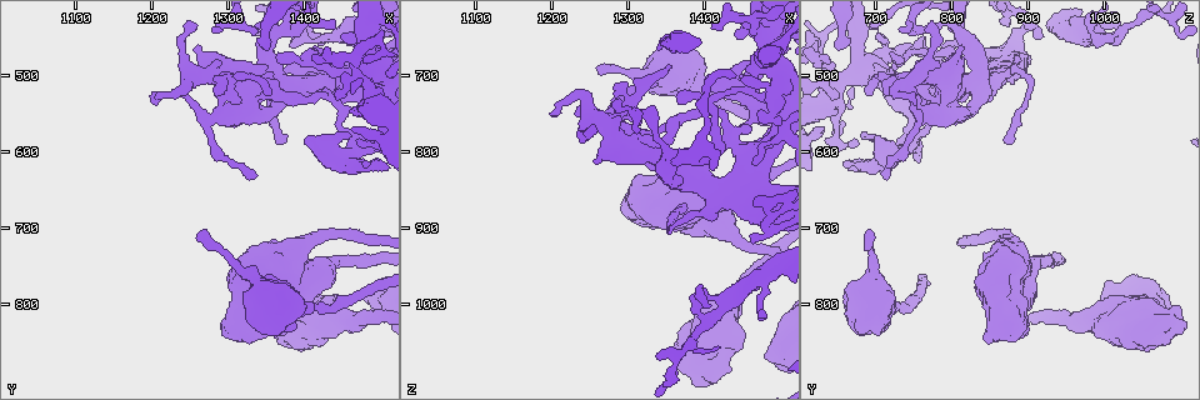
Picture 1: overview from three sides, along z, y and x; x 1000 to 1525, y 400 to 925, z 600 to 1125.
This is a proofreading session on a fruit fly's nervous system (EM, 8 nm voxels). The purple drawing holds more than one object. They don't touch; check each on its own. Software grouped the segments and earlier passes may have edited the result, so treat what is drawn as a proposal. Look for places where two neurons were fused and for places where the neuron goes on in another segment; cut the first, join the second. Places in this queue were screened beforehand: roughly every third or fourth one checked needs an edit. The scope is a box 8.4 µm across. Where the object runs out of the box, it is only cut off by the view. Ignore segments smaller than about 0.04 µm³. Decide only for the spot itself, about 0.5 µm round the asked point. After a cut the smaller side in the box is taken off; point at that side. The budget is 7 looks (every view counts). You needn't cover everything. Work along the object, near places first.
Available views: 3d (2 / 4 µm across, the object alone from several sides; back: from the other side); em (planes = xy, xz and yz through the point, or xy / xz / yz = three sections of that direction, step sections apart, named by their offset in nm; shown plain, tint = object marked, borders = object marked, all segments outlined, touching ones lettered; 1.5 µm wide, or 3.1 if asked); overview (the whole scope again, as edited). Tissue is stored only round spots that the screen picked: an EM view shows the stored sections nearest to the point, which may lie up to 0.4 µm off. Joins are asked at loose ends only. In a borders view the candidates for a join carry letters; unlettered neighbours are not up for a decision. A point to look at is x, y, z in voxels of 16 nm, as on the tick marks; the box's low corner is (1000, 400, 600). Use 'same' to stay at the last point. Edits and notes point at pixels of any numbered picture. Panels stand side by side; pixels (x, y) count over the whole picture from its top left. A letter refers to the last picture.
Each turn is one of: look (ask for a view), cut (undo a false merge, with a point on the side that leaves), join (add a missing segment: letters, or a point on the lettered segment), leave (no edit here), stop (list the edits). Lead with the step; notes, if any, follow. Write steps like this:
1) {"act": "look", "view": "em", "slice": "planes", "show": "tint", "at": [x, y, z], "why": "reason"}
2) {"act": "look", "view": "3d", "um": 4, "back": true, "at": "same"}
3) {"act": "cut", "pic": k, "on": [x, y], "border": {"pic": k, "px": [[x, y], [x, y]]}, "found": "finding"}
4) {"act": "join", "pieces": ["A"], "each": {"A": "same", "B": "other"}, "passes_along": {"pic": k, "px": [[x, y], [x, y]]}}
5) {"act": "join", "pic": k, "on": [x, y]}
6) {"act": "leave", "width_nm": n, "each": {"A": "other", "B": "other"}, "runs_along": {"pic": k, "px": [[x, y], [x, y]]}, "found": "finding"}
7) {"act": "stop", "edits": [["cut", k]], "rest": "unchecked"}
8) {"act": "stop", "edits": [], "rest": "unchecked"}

{"act": "look", "view": "3d", "um": 2, "at": [1365, 475, 720]}

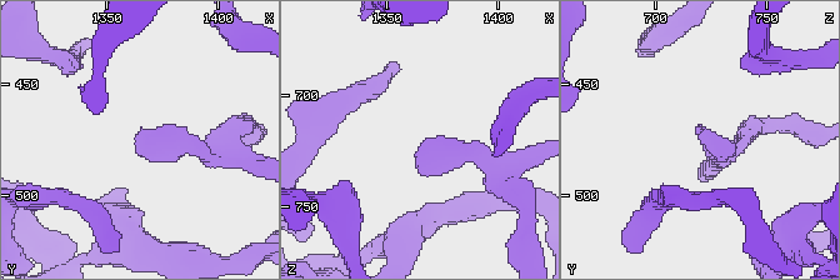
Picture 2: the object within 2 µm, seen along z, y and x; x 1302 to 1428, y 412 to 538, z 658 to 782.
{"act": "look", "view": "em", "slice": "planes", "show": "borders", "at": [1365, 477, 724]}

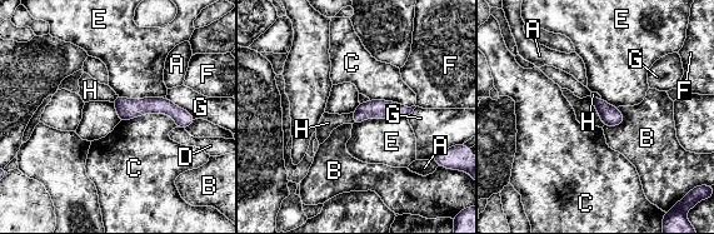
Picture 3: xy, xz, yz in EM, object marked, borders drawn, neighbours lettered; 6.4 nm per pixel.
{"act": "leave", "longest_contact_nm": ["C", 380], "each": {"A": "other", "B": "other", "C": "other", "D": "other", "E": "other", "F": "other", "G": "other", "H": "other"}, "found": "no lettered segment goes on from it"}

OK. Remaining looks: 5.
{"act": "look", "view": "em", "slice": "planes", "show": "plain", "at": [1370, 585, 870], "why": "tapers out"}

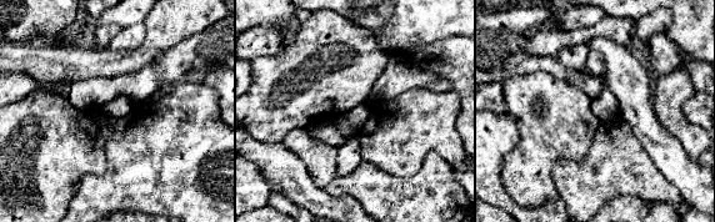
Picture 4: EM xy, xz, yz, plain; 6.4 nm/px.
{"act": "look", "view": "em", "slice": "planes", "show": "borders", "at": "same", "why": "see the neighbours"}

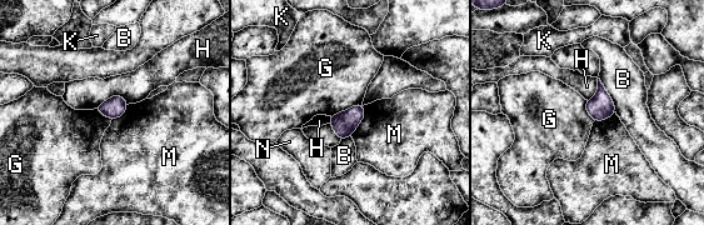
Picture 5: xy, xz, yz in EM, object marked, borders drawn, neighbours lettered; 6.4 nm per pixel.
{"act": "leave", "each": {"B": "other", "G": "other", "H": "other", "K": "other", "M": "other", "N": "other"}, "border": {"pic": 5, "px": [[362, 103], [354, 104], [330, 116]]}, "found": "none of them fits"}

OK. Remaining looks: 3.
{"act": "look", "view": "em", "slice": "planes", "show": "borders", "at": [1335, 635, 710], "why": "long arm stops here"}

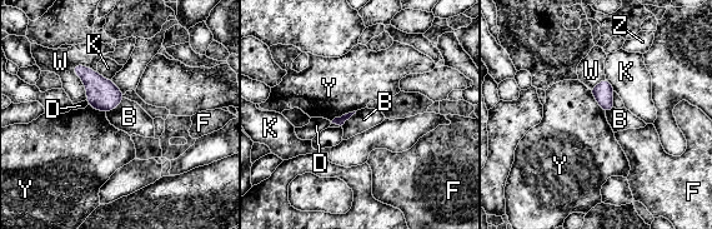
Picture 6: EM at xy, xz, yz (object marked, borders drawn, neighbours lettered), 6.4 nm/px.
{"act": "leave", "each": {"B": "other", "D": "other", "F": "other", "K": "other", "W": "other", "Y": "other", "Z": "other"}, "border": {"pic": 6, "px": [[355, 110], [339, 115], [331, 122]]}, "found": "none of them fits"}

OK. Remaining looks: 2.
{"act": "stop", "edits": [], "rest": "unchecked"}

